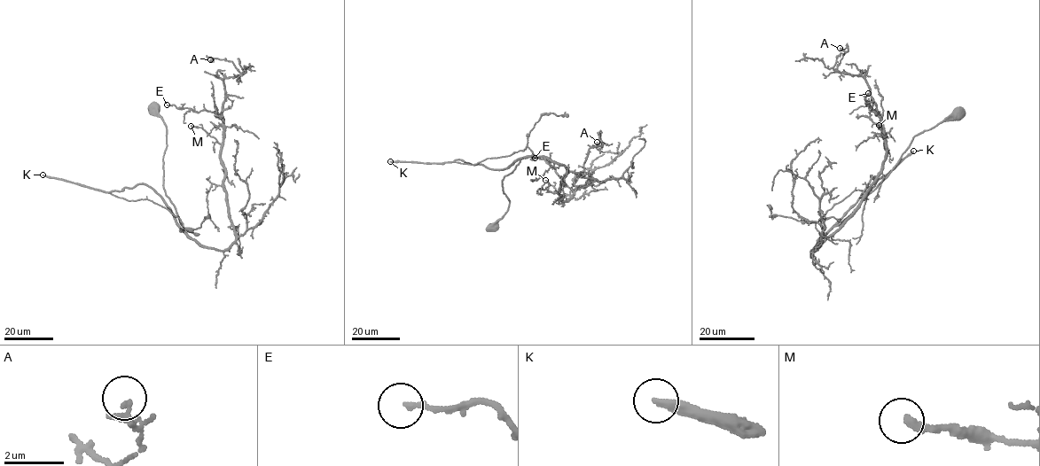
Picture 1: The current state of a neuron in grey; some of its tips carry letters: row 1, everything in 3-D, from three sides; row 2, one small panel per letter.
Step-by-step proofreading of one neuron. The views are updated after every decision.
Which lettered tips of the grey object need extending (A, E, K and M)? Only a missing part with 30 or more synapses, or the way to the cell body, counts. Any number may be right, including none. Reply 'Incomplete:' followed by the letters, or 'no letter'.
Incomplete: K

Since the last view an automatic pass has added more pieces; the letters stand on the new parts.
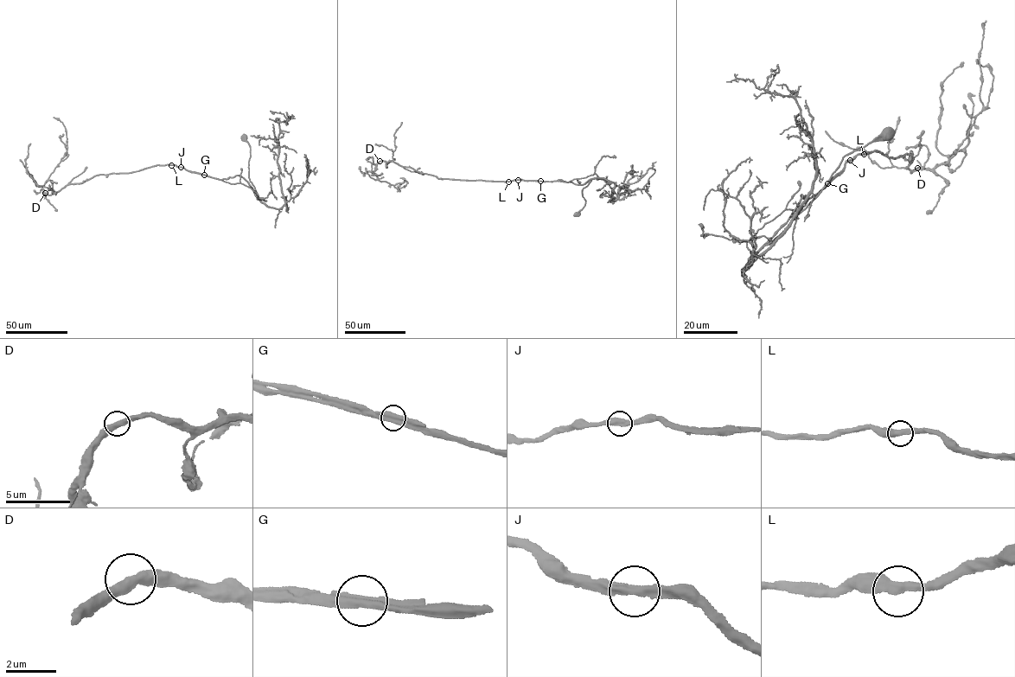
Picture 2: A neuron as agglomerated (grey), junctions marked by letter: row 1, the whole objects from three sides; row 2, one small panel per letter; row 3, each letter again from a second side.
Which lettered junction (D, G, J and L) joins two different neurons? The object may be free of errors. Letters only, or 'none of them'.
G

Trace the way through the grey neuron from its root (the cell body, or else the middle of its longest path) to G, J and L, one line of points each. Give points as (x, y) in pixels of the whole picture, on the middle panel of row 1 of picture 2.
G: (577, 213), (585, 202), (582, 190), (590, 180), (580, 185), (561, 180), (540, 181)
J: (577, 213), (585, 202), (582, 190), (590, 180), (580, 185), (561, 180), (518, 180)
L: (577, 213), (585, 202), (582, 190), (590, 180), (580, 185), (558, 180), (508, 182)

